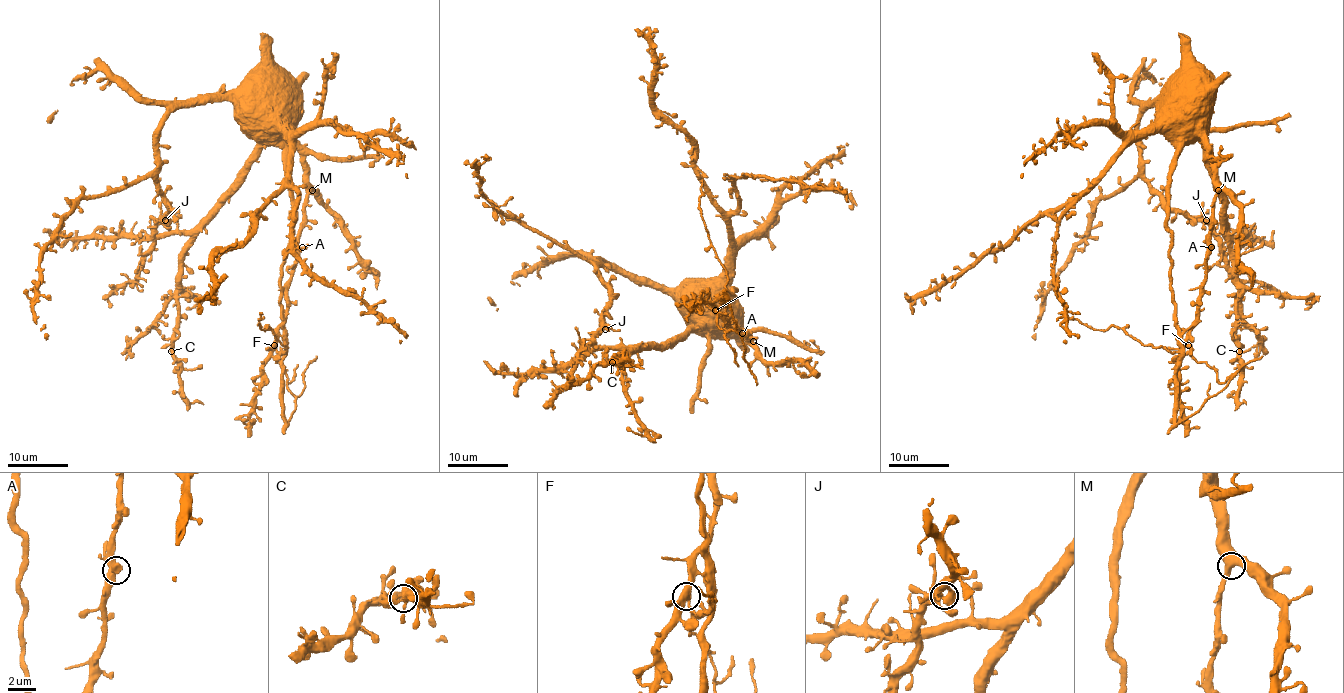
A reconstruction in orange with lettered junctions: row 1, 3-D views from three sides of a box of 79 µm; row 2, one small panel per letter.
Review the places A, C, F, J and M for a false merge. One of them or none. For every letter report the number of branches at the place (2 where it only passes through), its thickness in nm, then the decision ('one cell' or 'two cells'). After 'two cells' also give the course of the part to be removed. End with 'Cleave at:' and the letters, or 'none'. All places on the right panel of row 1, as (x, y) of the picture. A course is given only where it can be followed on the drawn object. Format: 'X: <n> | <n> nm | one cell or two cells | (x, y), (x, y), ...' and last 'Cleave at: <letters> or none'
A: 3 | 340 nm | one cell
C: 3 | 360 nm | one cell
F: 3 | 340 nm | two cells | (1188, 345), (1190, 350), (1184, 353), (1170, 353), (1163, 347), (1142, 344), (1113, 325), (1095, 330), (1057, 313)
J: 3 | 400 nm | one cell
M: 3 | 480 nm | one cell
Cleave at: F

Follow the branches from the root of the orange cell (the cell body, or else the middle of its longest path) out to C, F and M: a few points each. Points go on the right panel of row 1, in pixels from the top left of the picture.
C: (1166, 124), (1199, 139), (1223, 204), (1223, 229), (1238, 277), (1235, 339), (1239, 351)
F: (1166, 124), (1163, 133), (1176, 150), (1167, 213), (1170, 291), (1178, 345), (1184, 353), (1190, 350), (1188, 345)
M: (1166, 124), (1182, 139), (1200, 138), (1203, 141), (1211, 156), (1212, 184), (1218, 190)

